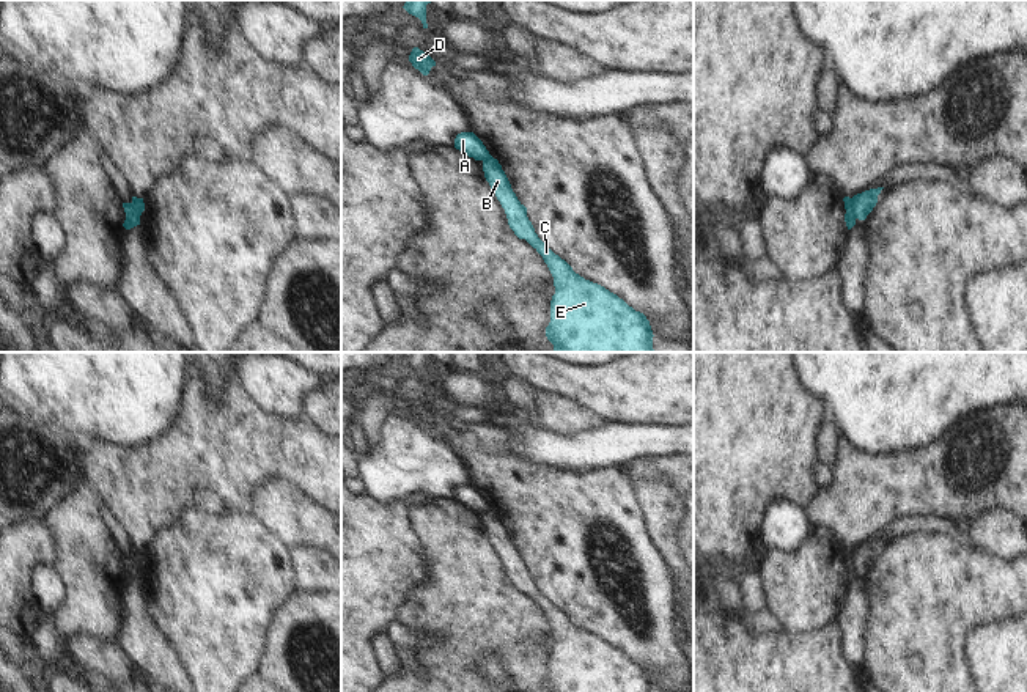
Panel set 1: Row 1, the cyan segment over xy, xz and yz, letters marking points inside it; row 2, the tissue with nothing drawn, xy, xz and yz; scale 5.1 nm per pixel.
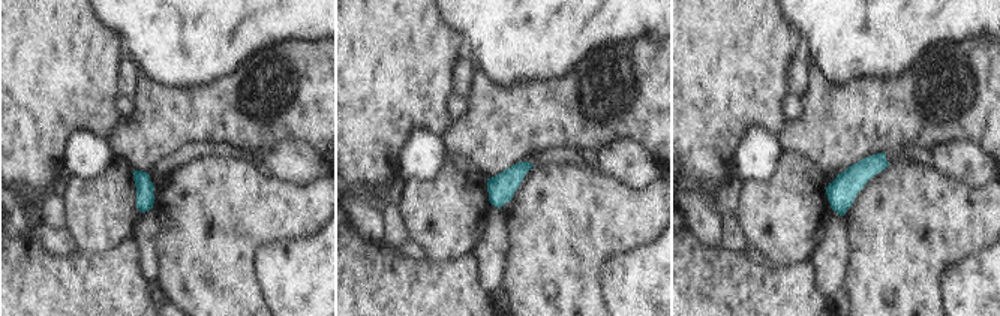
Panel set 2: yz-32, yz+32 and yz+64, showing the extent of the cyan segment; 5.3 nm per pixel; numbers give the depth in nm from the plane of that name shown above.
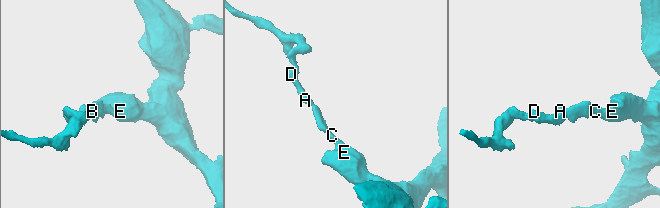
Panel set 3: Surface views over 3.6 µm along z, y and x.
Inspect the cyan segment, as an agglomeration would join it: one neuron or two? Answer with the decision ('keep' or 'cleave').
cleave

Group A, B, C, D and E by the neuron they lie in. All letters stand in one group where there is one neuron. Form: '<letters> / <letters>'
A D / B C E

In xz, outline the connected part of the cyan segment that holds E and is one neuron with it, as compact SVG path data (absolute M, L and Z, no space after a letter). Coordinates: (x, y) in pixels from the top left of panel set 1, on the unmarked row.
M497 511L483 513L484 530L505 561L508 577L544 612L555 646L550 653L547 692L653 692L646 668L604 639L585 632L535 585L527 560L517 552Z

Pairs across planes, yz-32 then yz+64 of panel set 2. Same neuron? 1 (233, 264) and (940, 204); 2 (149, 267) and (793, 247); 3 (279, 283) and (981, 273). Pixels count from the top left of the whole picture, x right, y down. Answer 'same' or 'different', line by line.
1: same
2: different
3: same

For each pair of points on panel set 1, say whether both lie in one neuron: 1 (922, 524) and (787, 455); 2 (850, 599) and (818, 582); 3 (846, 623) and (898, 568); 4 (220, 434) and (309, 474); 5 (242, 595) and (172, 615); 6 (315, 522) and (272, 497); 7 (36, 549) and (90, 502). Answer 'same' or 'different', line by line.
1: different
2: different
3: different
4: same
5: same
6: same
7: different

